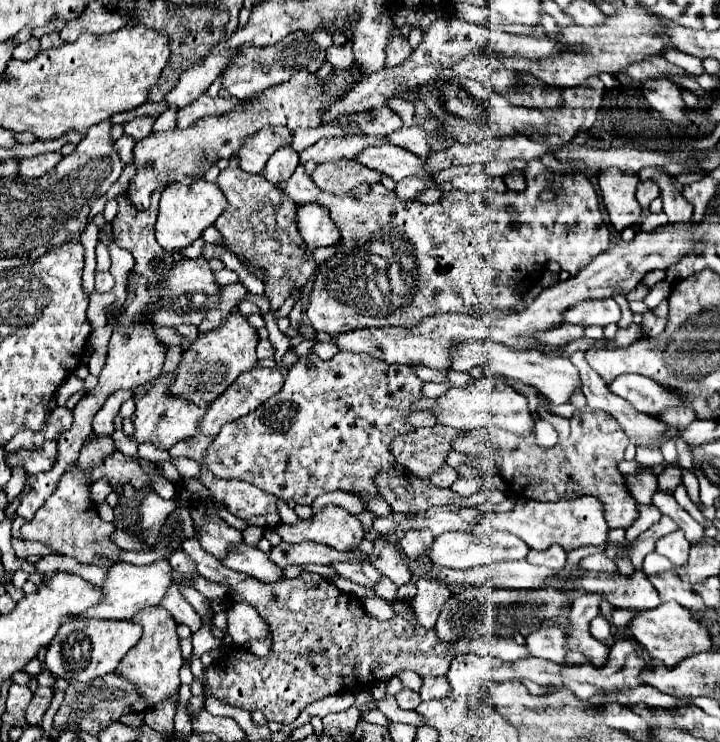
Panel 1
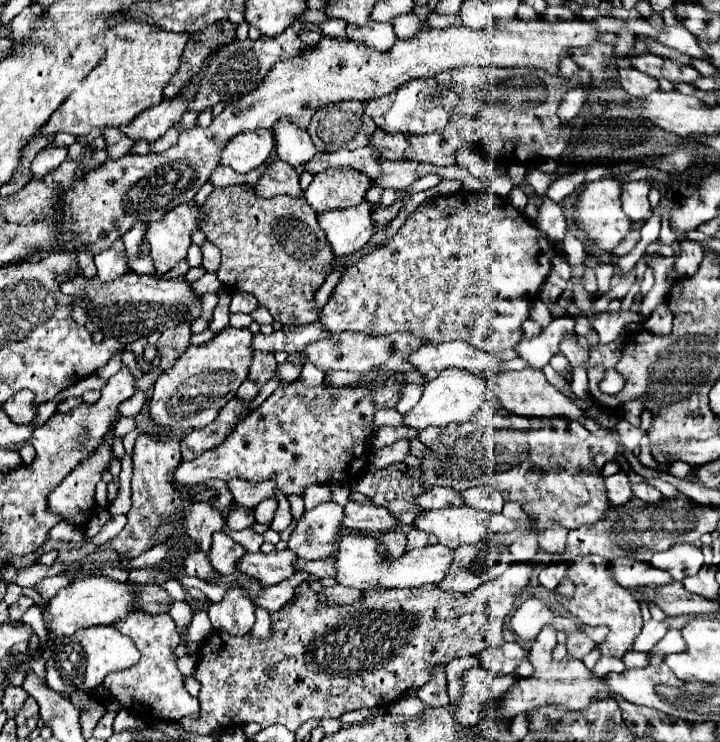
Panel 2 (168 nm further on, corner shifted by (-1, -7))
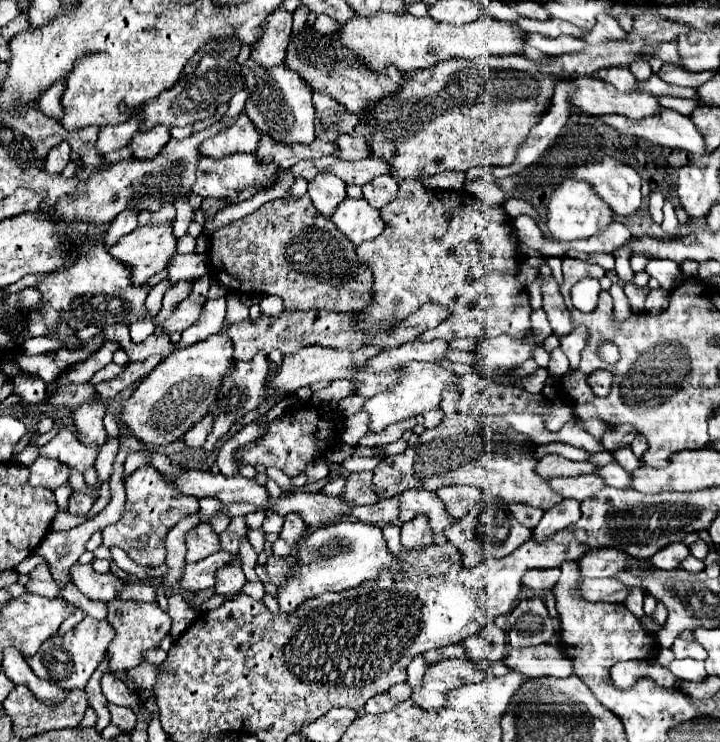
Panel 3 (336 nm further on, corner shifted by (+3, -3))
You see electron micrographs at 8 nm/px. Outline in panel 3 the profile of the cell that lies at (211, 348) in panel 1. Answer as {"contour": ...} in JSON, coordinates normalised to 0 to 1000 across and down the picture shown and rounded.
{"contour":[[[292,451],[258,470],[242,470],[206,508],[200,508],[183,532],[172,540],[167,567],[203,600],[222,602],[250,592],[286,557],[306,508],[322,495],[322,460],[311,451]]]}

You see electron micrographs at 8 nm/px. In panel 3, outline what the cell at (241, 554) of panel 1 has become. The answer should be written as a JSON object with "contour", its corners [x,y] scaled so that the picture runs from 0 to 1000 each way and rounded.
{"contour":[[[278,705],[269,713],[264,713],[256,721],[256,726],[258,726],[258,737],[261,737],[258,759],[278,756],[278,753],[283,753],[283,751],[306,743],[303,721],[294,718],[294,713],[289,713],[289,705]]]}

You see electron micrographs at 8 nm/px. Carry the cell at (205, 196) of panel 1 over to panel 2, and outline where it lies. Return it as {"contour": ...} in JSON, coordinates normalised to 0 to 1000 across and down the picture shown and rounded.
{"contour":[[[264,271],[233,284],[225,298],[206,303],[203,322],[211,333],[208,344],[222,371],[258,349],[261,333],[267,330],[267,314],[278,309],[278,298],[286,292],[283,279]]]}

